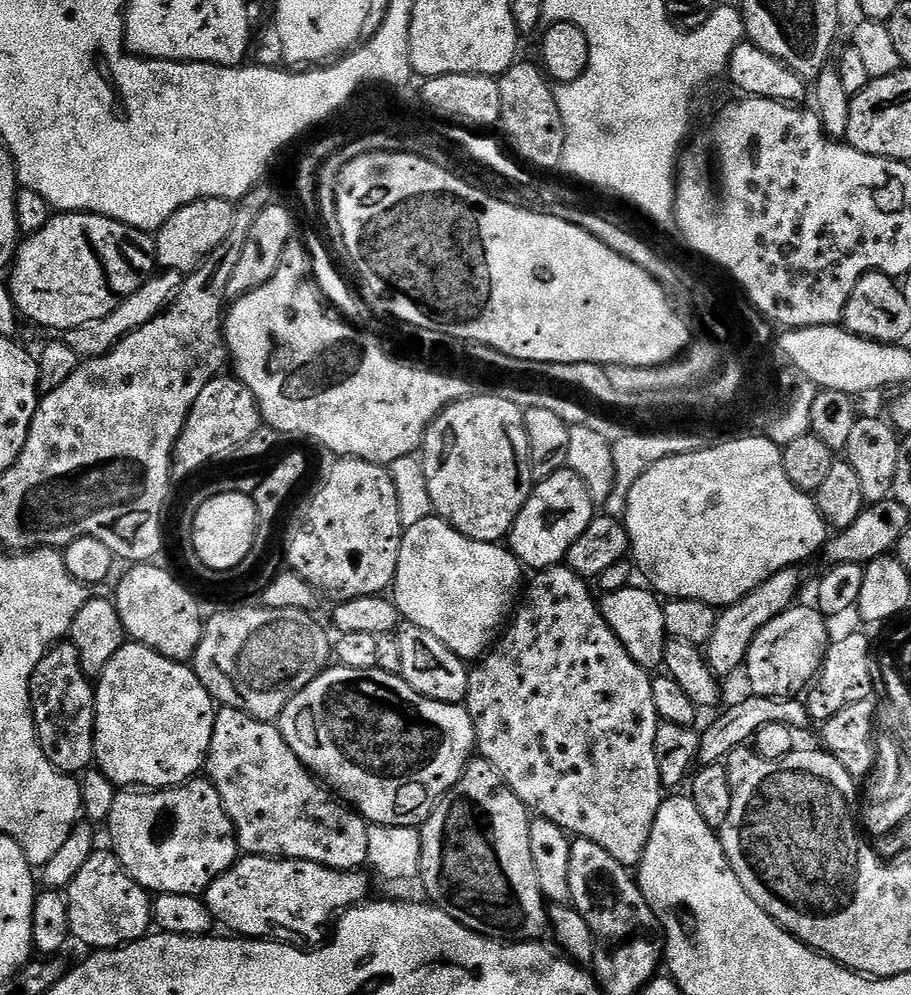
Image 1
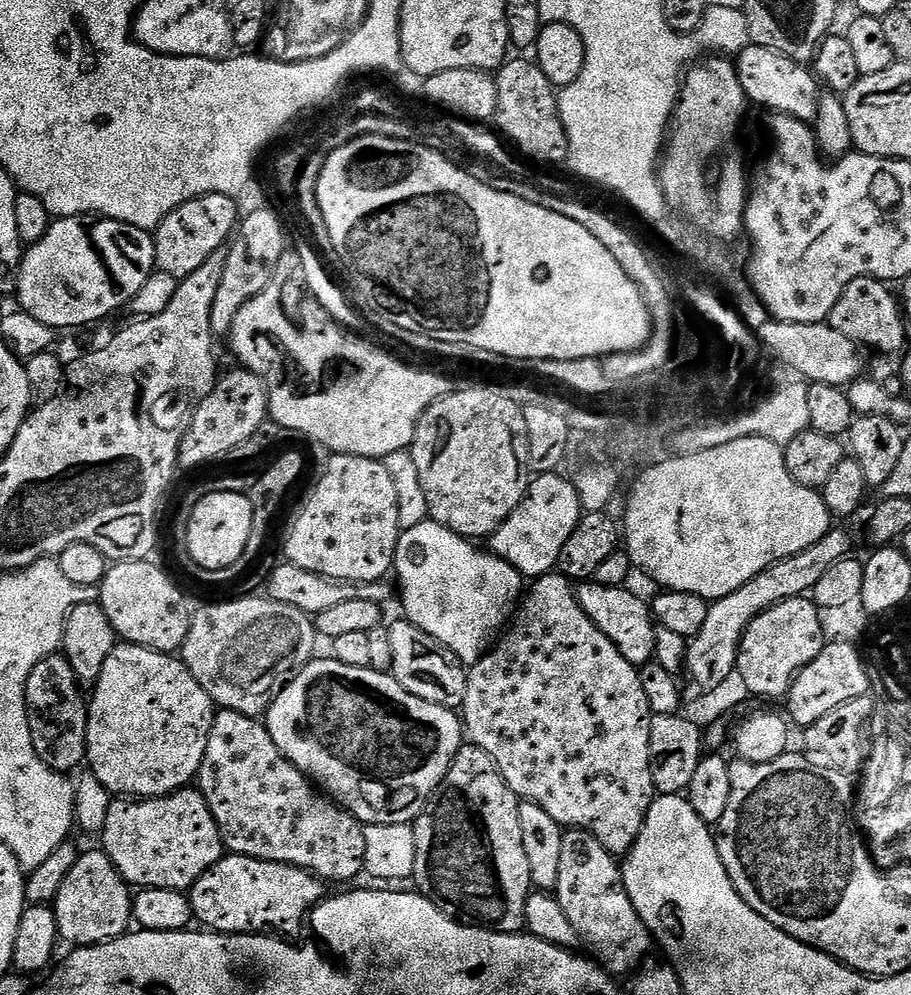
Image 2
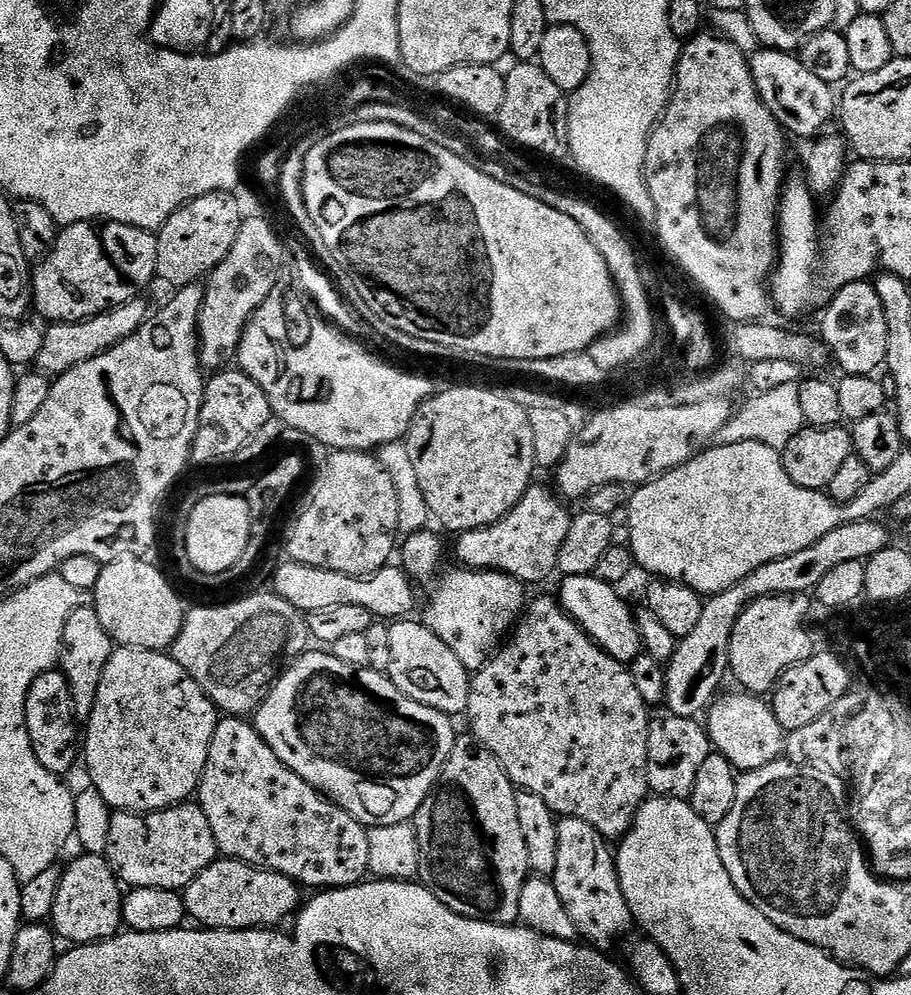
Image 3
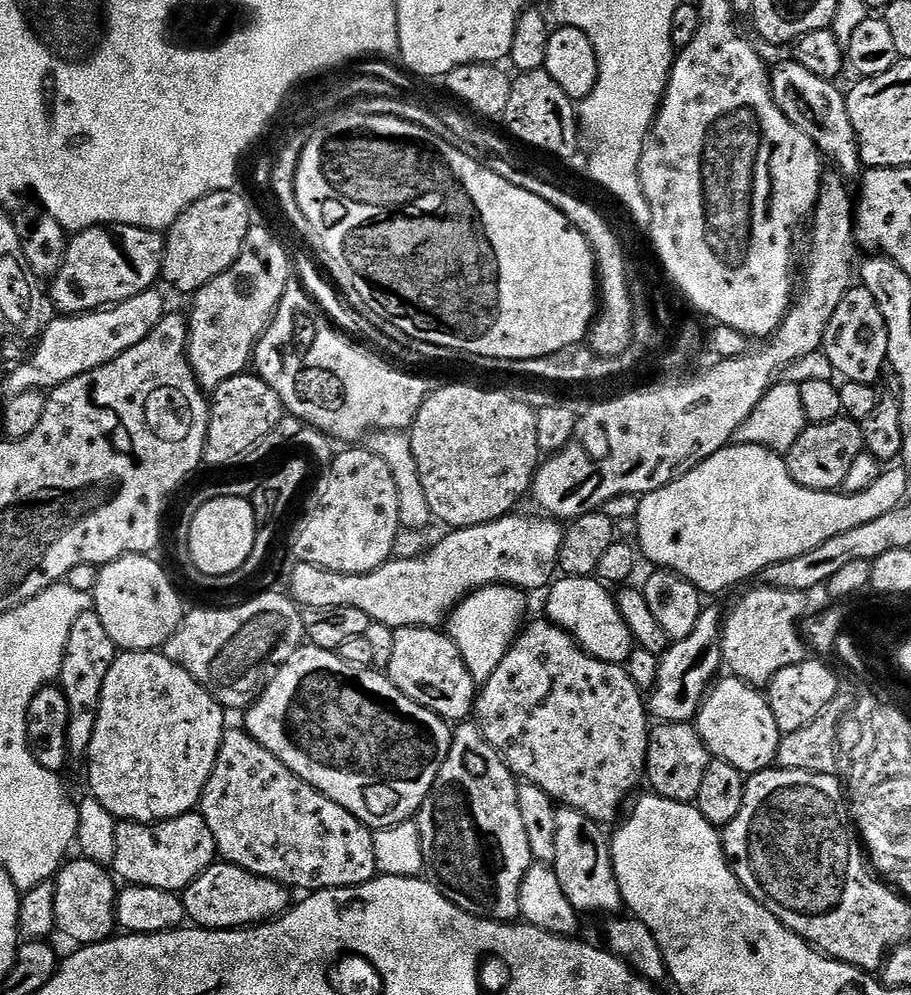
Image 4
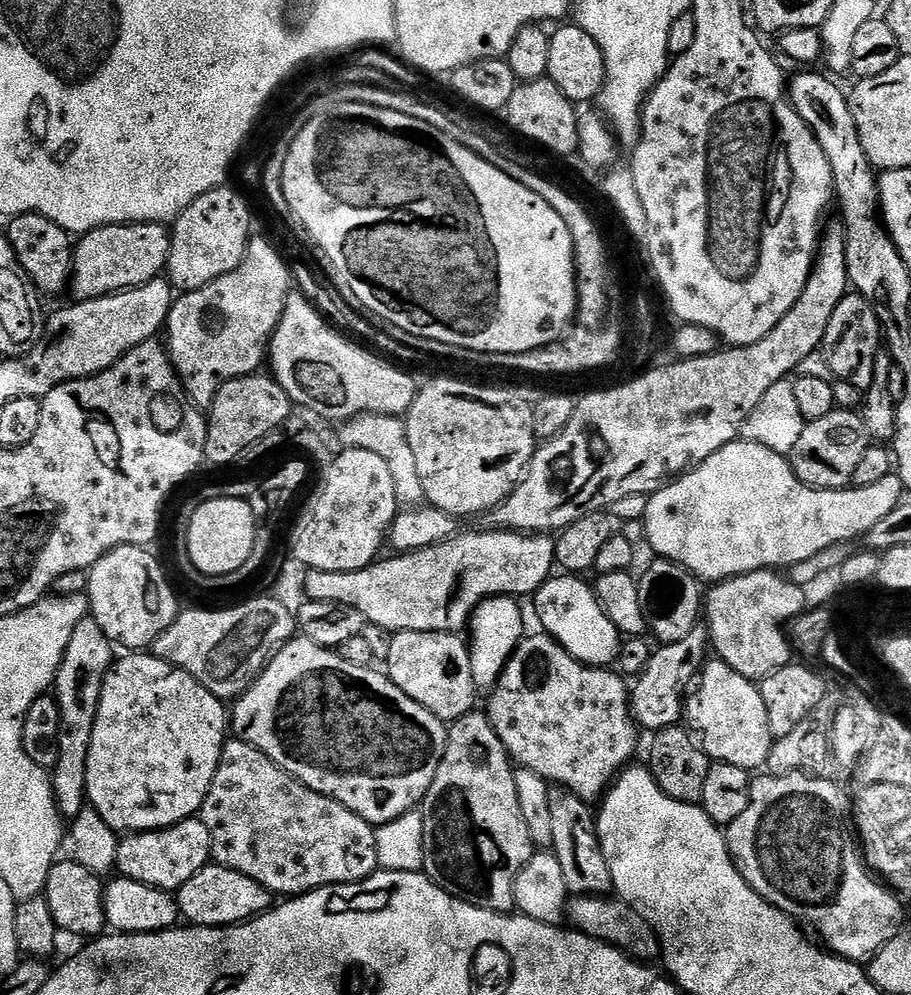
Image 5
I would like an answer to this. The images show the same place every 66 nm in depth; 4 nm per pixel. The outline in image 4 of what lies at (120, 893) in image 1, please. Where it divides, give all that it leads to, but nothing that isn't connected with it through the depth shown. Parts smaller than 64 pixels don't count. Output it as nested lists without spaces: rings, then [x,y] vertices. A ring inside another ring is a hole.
[[[85,858],[77,859],[69,859],[54,877],[56,926],[63,933],[70,934],[80,946],[97,944],[109,939],[118,928],[116,922],[117,881],[105,865],[96,864]]]

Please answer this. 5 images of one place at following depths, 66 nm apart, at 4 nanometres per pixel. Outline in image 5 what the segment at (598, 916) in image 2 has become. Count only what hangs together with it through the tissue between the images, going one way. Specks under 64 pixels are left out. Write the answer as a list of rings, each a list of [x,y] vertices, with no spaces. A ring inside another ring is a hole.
[[[550,787],[550,814],[554,842],[551,851],[556,853],[562,865],[569,893],[576,896],[602,896],[613,891],[610,866],[606,854],[602,854],[600,839],[596,833],[596,812],[589,801],[578,798],[565,788]]]

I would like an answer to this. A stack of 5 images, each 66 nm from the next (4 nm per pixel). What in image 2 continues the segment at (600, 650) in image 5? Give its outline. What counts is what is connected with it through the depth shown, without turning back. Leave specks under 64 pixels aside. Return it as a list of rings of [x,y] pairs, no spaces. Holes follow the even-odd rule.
[[[584,582],[578,588],[580,605],[582,610],[586,610],[590,622],[594,622],[594,626],[598,626],[598,630],[602,630],[602,634],[606,634],[606,638],[610,638],[614,646],[618,646],[626,662],[637,666],[651,664],[656,654],[658,625],[652,615],[649,601],[644,601],[642,597],[627,592],[628,590],[624,586],[611,588],[595,582]]]

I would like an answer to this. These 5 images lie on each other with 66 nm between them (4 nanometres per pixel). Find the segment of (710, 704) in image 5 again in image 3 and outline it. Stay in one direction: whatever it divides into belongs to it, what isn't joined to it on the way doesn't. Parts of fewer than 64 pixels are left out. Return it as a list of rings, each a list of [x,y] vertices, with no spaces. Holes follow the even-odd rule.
[[[756,694],[739,695],[726,697],[720,712],[716,709],[716,706],[709,707],[706,713],[706,727],[708,737],[714,741],[715,751],[721,752],[737,770],[745,773],[750,770],[758,770],[770,762],[781,759],[786,752],[786,733],[784,727],[778,722],[771,703],[767,699]]]

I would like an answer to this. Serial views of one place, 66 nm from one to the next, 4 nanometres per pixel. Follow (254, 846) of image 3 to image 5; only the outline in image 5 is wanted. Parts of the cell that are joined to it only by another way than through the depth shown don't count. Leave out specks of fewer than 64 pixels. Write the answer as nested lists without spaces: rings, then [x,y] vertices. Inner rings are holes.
[[[228,738],[224,741],[222,758],[218,762],[218,770],[214,774],[214,782],[210,782],[210,790],[206,794],[204,804],[198,813],[203,820],[206,830],[210,830],[212,839],[212,860],[221,864],[223,868],[238,870],[238,874],[246,874],[246,878],[254,878],[254,882],[262,885],[267,892],[280,898],[303,896],[305,892],[312,892],[315,888],[325,888],[331,884],[356,884],[360,880],[372,875],[378,868],[378,850],[376,849],[376,828],[368,824],[354,810],[342,806],[333,796],[323,796],[310,790],[302,782],[298,782],[285,768],[280,768],[262,750],[250,746],[245,740]]]

